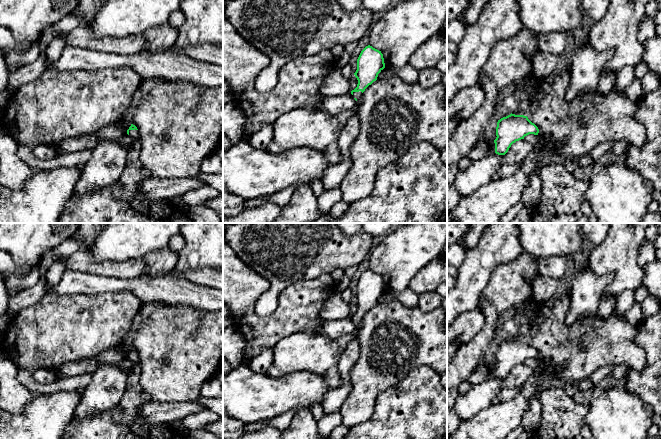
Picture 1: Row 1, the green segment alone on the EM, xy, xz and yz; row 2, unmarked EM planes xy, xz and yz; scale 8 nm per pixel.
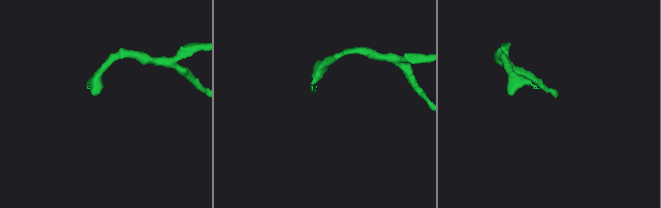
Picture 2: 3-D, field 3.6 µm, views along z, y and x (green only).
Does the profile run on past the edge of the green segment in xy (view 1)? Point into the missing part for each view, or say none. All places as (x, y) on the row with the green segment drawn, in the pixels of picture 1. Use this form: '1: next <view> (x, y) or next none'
1: next xy (134, 134)

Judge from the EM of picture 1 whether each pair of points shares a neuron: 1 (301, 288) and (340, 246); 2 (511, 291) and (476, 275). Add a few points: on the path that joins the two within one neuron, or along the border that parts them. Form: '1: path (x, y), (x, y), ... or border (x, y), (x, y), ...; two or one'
1: border (330, 273), (299, 280), (287, 287); two
2: border (504, 263), (495, 268), (480, 298); two

